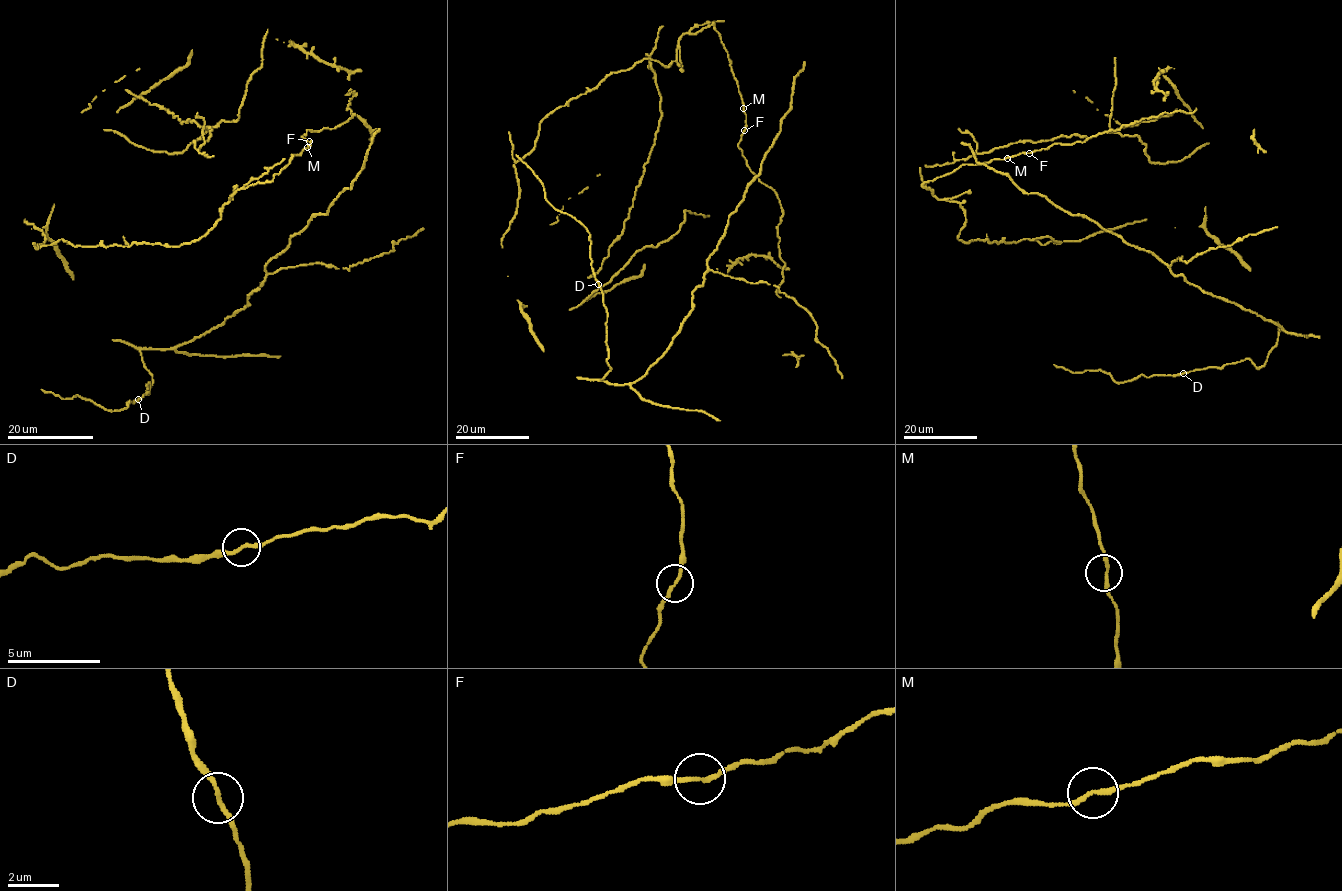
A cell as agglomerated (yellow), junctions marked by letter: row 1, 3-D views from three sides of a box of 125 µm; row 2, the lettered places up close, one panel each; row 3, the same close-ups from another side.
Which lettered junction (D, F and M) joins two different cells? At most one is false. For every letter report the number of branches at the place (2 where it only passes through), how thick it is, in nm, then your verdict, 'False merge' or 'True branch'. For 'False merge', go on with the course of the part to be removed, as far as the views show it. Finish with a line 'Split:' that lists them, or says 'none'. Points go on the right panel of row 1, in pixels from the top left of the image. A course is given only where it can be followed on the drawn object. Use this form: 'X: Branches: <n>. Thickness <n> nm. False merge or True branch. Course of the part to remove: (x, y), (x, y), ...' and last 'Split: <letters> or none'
D: Branches: 2. Thickness 170 nm. True branch
F: Branches: 2. Thickness 160 nm. True branch
M: Branches: 2. Thickness 190 nm. True branch
Split: none

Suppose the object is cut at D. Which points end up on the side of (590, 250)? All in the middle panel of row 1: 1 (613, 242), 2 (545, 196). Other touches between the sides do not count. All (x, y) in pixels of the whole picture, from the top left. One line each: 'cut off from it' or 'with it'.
1: cut off from it
2: with it

